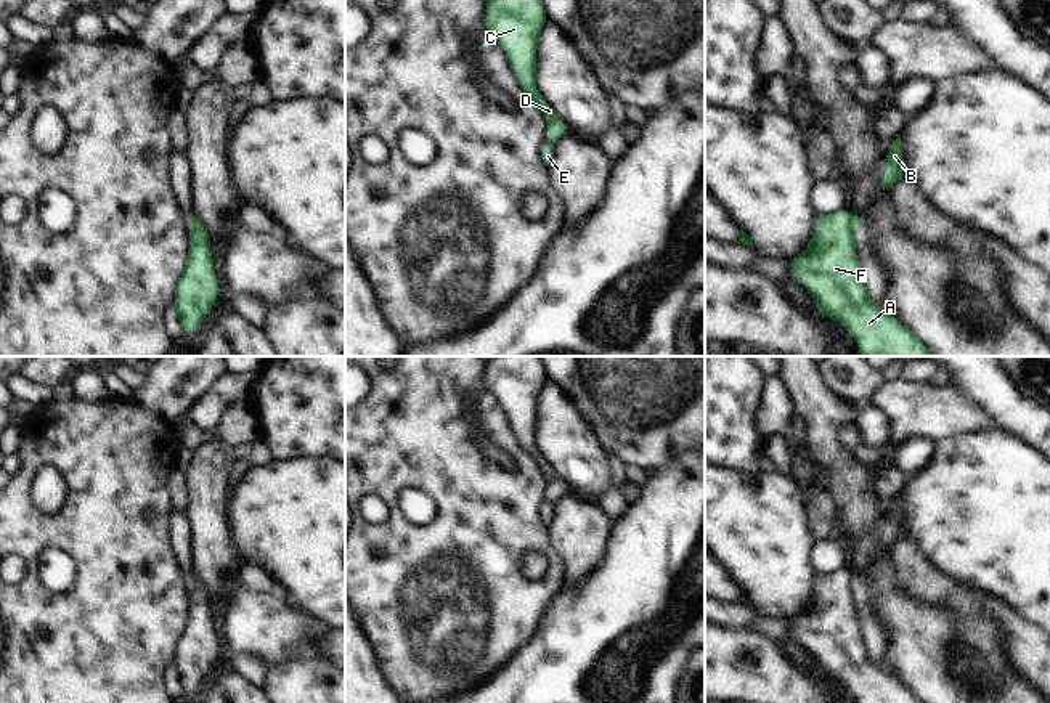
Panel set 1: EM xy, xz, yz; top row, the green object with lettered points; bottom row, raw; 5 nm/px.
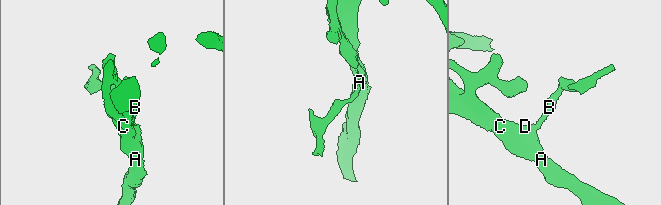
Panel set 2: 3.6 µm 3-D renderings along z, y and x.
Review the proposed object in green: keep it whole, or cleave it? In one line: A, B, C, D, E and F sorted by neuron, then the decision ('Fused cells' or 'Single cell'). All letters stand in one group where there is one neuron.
Groups: A C D F / B E. Fused cells.

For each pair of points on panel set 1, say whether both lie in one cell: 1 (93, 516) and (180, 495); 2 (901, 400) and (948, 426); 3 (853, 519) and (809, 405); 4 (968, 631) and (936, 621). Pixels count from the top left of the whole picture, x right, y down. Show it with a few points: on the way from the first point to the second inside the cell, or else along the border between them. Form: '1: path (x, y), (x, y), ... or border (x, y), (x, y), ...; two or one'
1: border (167, 493), (169, 496); two
2: path (912, 408), (936, 414); one
3: path (853, 490), (827, 453), (824, 434); one
4: path (960, 631), (944, 629); one

